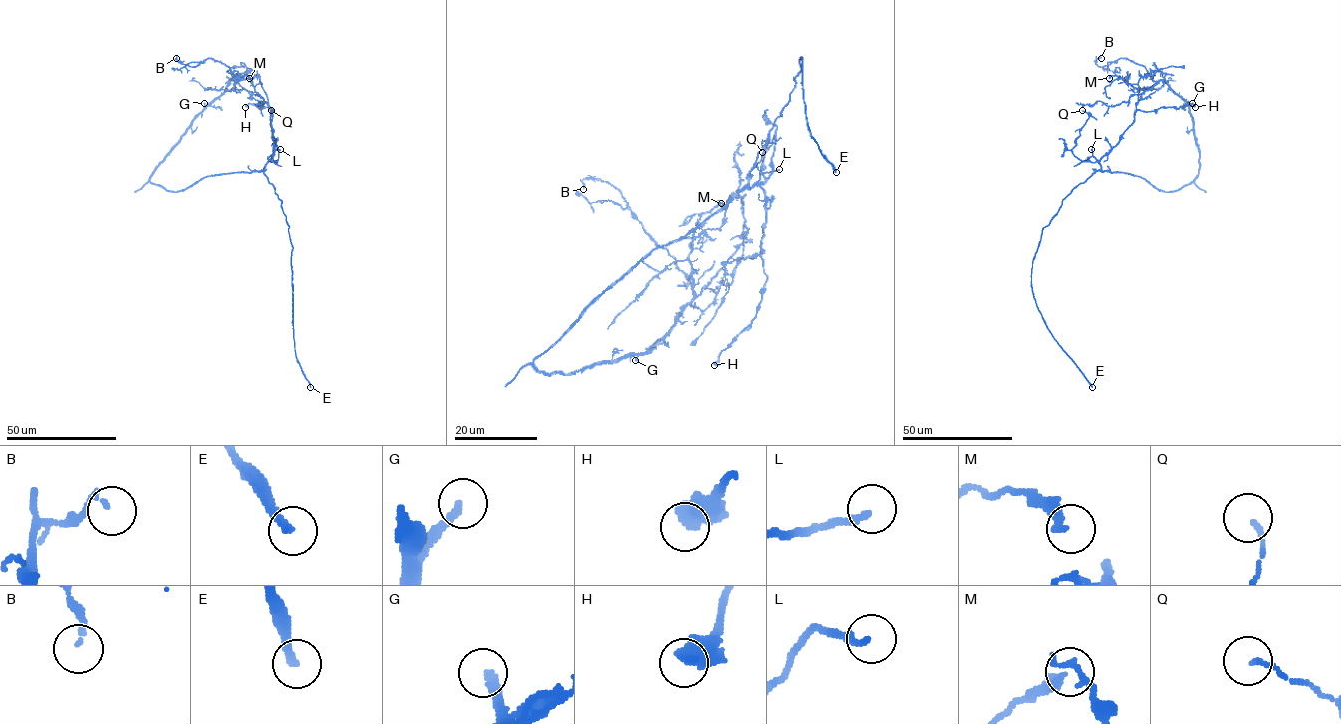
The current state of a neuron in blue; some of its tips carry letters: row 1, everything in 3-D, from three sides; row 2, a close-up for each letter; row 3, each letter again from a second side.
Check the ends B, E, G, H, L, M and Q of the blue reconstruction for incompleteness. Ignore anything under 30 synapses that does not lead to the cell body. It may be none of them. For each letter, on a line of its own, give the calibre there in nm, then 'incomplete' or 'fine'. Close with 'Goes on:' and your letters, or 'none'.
B: calibre 140 nm; fine
E: calibre 240 nm; incomplete
G: calibre 260 nm; incomplete
H: calibre 600 nm; fine
L: calibre 200 nm; incomplete
M: calibre 240 nm; fine
Q: calibre 130 nm; fine
Goes on: E, G, L

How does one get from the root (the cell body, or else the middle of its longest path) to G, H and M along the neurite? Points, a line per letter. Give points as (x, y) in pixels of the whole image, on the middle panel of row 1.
G: (643, 259), (612, 283), (534, 365), (548, 374), (573, 374), (629, 355), (636, 355), (635, 360)
H: (643, 259), (682, 239), (740, 192), (755, 185), (764, 192), (762, 299), (756, 317), (714, 365)
M: (643, 259), (534, 360), (539, 371), (573, 374), (646, 353), (693, 298), (693, 231), (701, 215), (721, 203)

